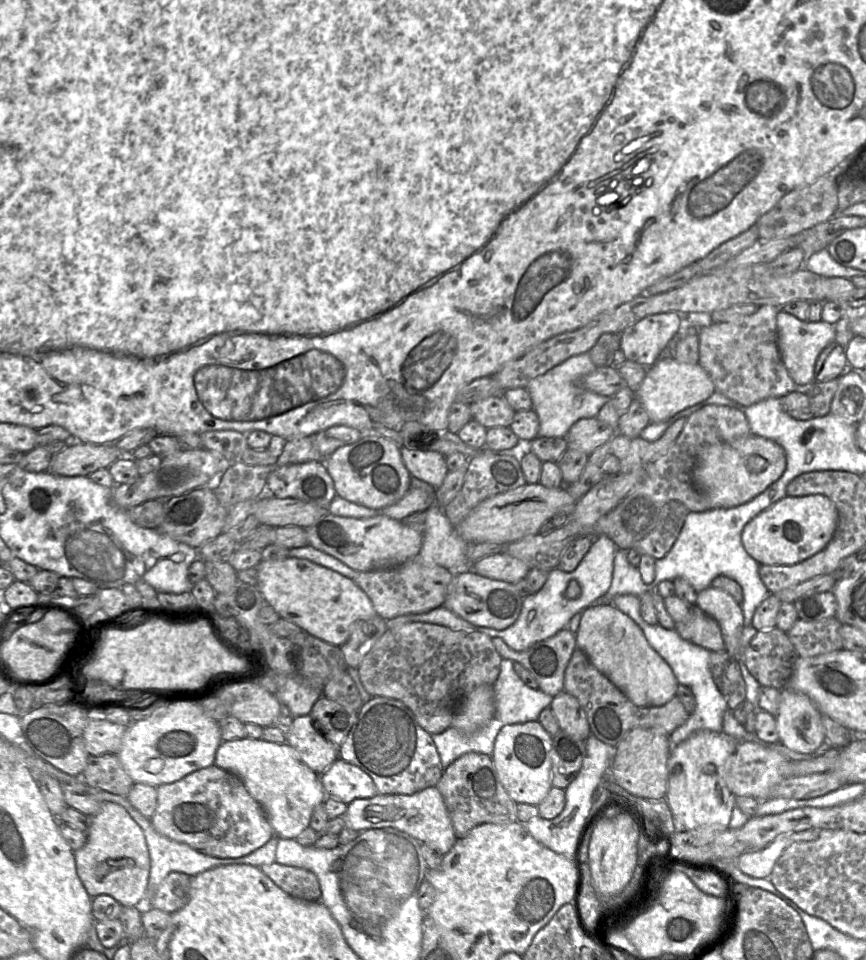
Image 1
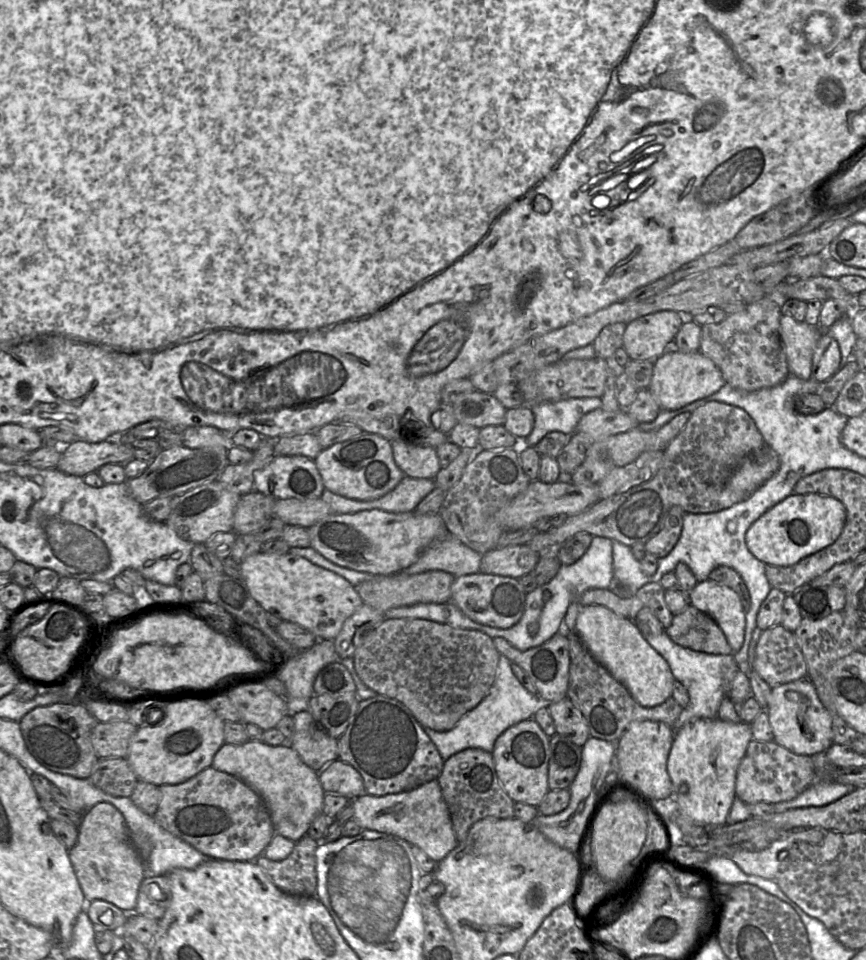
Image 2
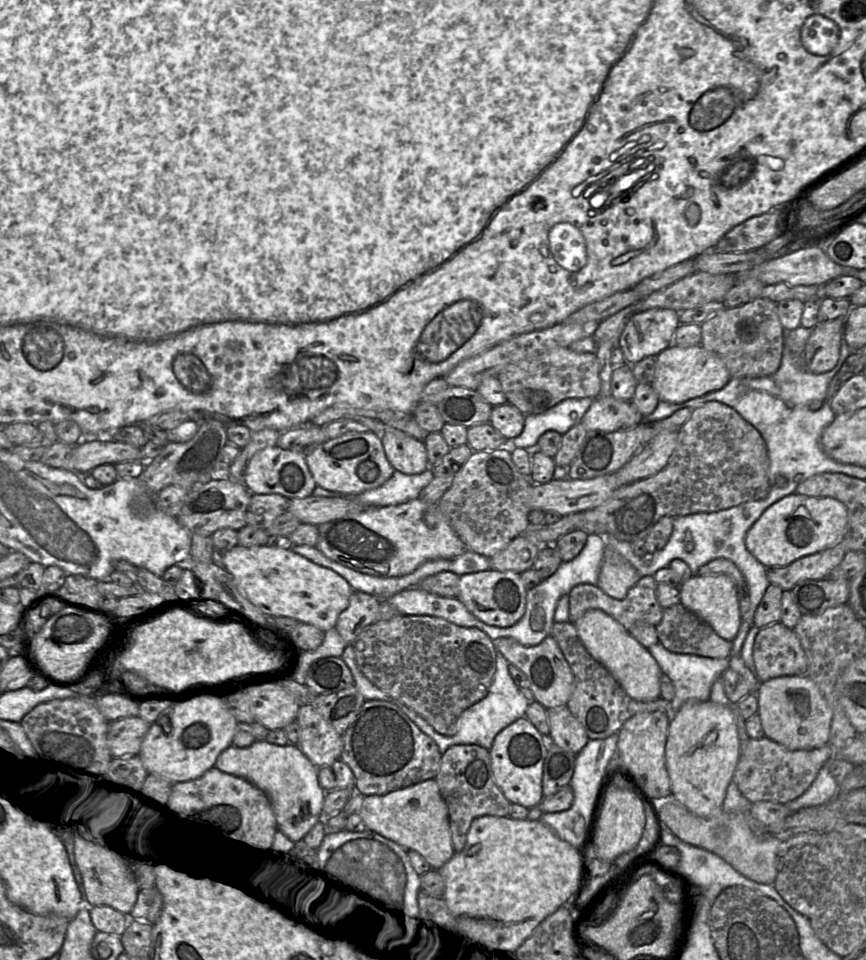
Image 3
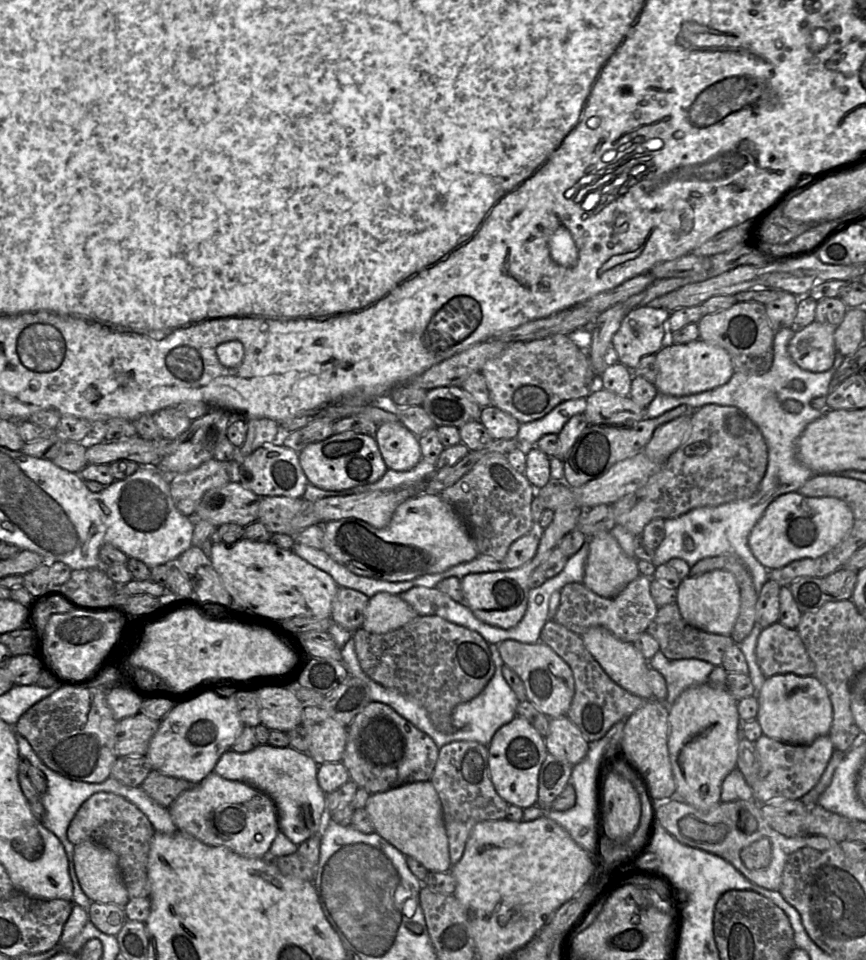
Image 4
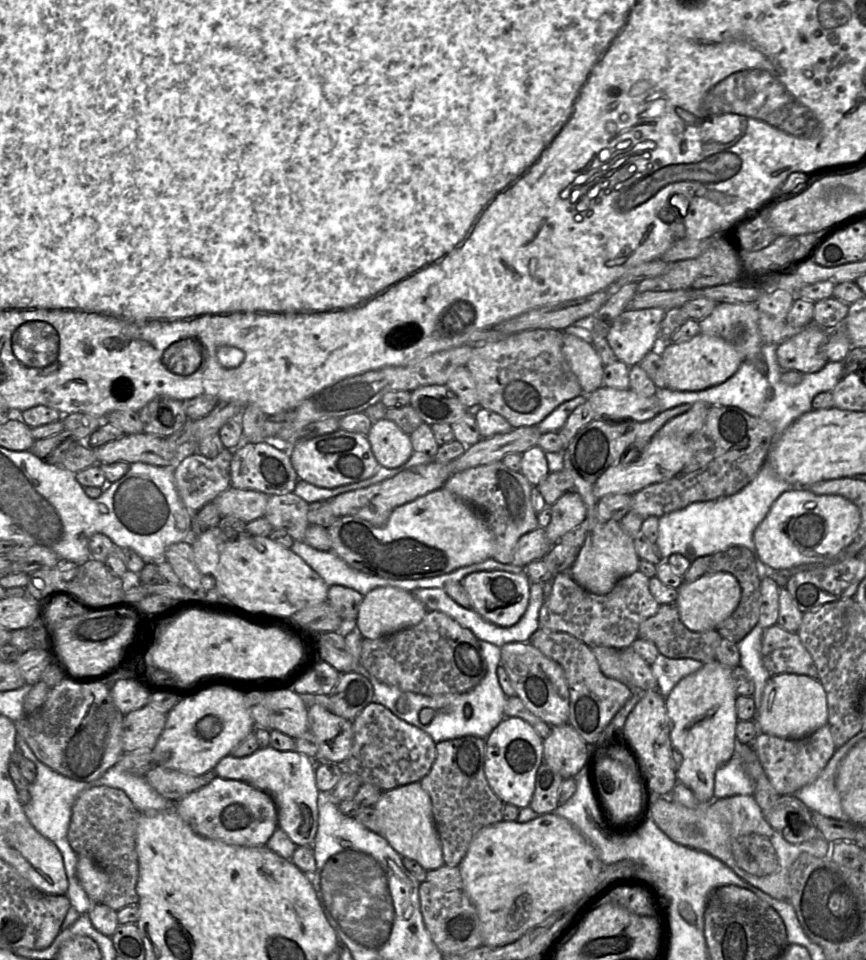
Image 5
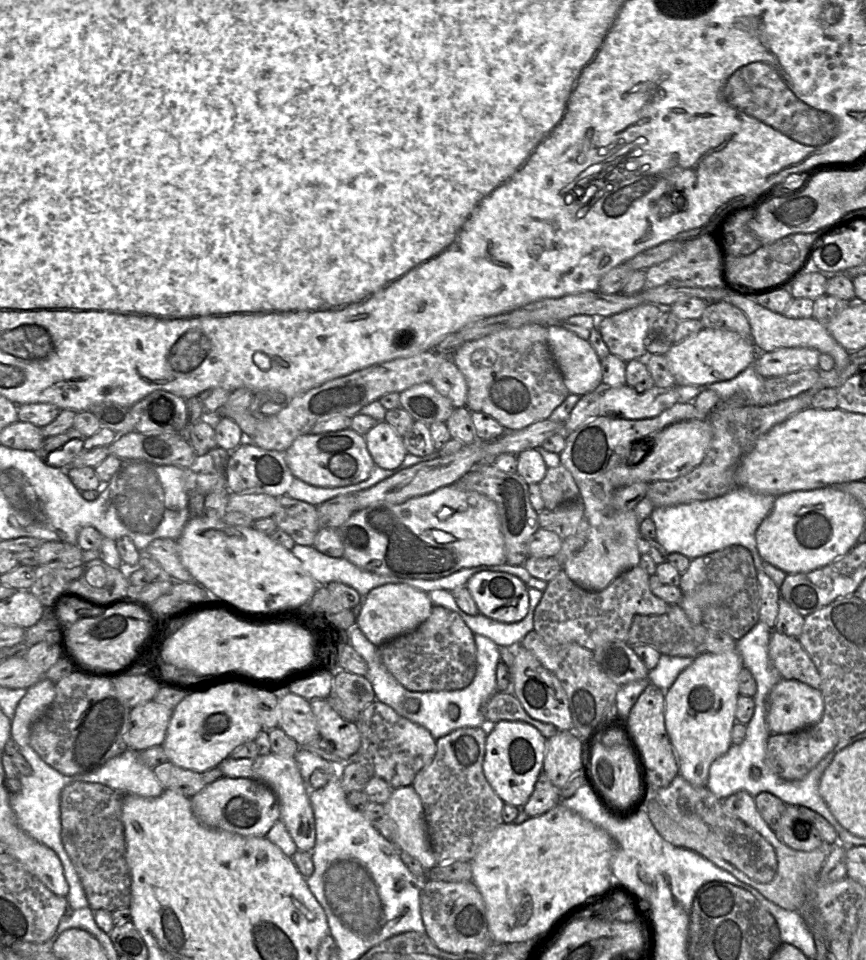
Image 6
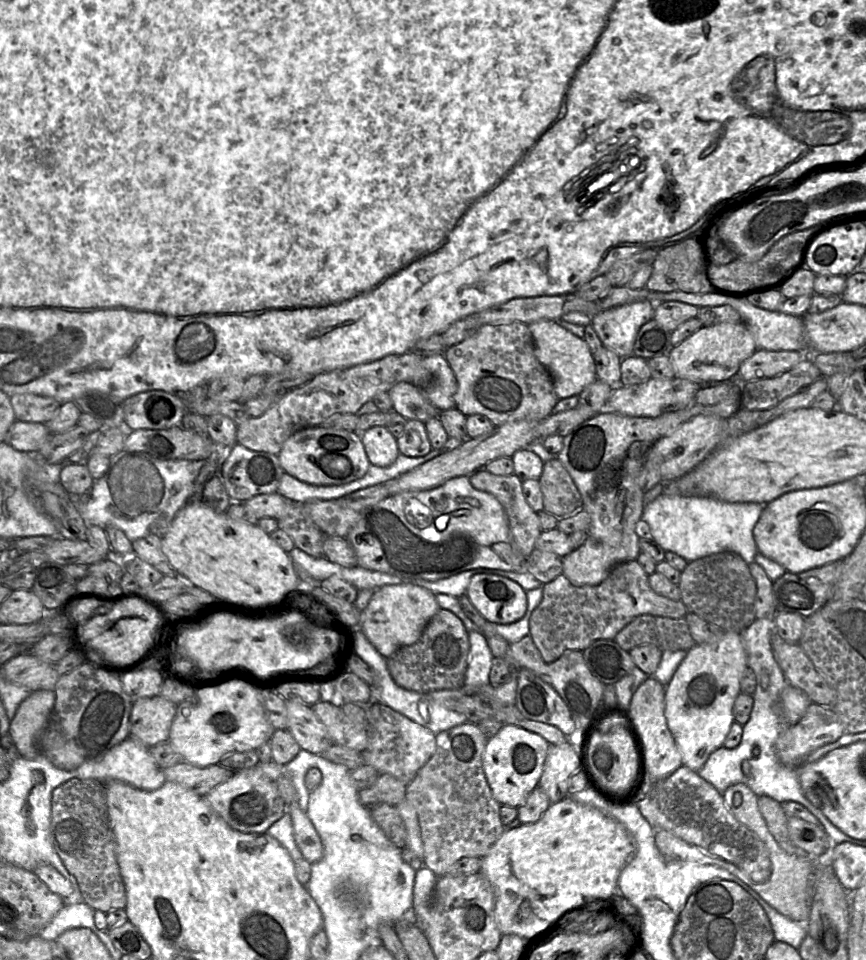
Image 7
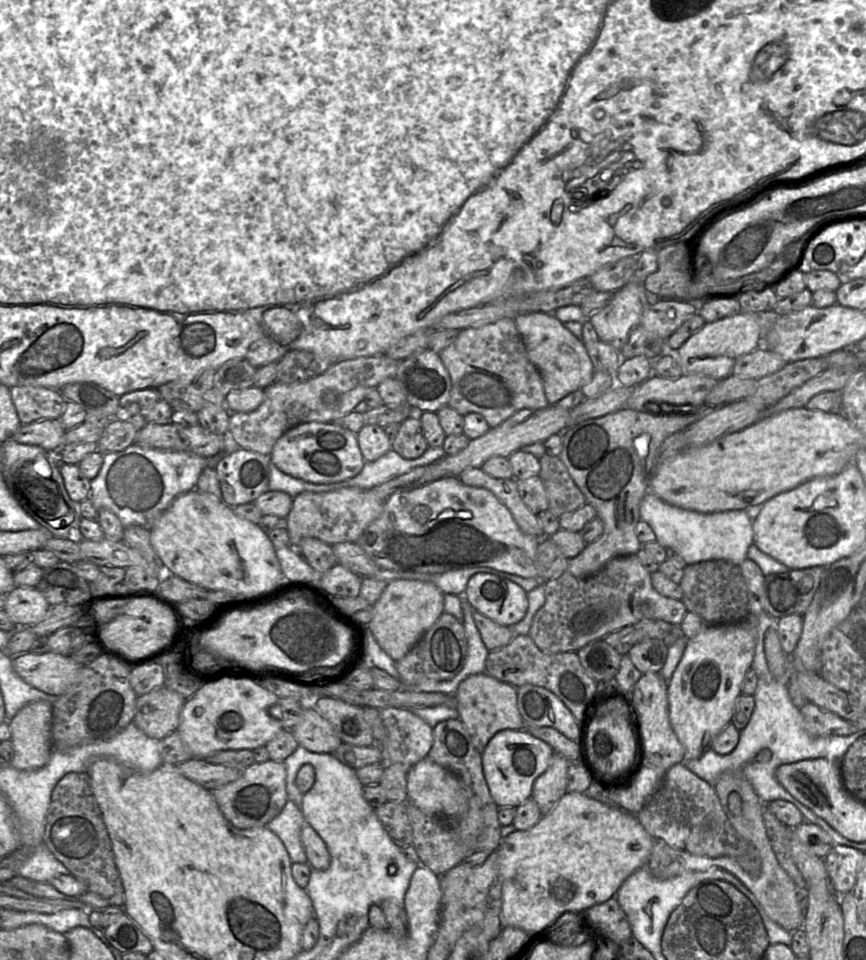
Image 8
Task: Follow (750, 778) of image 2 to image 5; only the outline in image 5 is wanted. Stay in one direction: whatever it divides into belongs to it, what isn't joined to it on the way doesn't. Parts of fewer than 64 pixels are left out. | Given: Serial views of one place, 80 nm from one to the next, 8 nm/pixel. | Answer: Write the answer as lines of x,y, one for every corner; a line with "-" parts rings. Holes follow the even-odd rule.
829,724
801,739
787,739
759,733
752,747
759,757
770,784
780,796
793,795
812,783
821,774
836,750

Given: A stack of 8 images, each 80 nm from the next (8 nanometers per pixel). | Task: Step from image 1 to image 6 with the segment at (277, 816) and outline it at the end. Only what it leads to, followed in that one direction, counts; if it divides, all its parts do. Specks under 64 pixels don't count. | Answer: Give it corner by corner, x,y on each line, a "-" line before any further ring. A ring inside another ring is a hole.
274,753
258,755
251,759
226,758
219,766
225,777
249,778
261,781
269,787
280,805
280,820
285,824
299,851
311,853
316,842
315,816
298,764
294,757
279,756

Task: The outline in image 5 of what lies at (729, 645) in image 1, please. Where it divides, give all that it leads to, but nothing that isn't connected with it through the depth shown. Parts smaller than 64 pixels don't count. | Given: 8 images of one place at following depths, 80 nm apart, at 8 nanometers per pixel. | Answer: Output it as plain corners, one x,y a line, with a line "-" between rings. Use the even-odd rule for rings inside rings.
716,572
702,576
694,582
683,582
678,590
676,606
681,622
693,632
715,630
737,608
741,598
741,588
737,579
727,572

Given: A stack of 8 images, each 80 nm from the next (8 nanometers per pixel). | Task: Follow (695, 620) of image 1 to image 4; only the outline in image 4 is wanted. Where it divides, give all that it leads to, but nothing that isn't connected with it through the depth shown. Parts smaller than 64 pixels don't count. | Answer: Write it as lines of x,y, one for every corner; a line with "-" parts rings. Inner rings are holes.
676,603
660,607
646,632
659,643
660,651
666,658
671,660
699,659
715,667
721,666
725,651
735,644
730,636
711,634
689,625
682,618

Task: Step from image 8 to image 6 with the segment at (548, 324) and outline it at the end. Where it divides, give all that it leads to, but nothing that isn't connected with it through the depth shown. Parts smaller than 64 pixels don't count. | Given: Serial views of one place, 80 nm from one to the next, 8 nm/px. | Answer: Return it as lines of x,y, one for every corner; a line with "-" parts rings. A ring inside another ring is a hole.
560,324
547,326
548,344
570,394
584,394
602,388
600,359
590,343

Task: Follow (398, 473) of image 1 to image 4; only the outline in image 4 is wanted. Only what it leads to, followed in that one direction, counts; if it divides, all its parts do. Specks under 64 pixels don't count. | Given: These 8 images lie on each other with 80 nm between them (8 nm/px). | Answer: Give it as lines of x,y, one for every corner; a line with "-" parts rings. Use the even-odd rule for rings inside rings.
343,432
315,443
299,452
299,463
309,484
328,491
339,491
378,481
387,471
374,436

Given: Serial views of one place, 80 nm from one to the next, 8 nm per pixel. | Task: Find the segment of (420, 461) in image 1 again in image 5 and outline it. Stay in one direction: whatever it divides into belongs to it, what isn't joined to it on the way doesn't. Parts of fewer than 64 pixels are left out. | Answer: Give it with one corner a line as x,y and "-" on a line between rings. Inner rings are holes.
386,418
373,422
366,437
373,455
382,467
397,468
413,453
410,436

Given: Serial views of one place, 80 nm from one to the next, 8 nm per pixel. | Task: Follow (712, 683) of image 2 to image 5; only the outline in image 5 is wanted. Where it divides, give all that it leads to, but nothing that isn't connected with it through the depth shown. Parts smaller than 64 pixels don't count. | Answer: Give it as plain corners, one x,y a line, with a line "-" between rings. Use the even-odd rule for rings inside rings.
658,654
651,671
657,680
660,694
666,698
682,678
698,671
703,665
694,659
671,659

